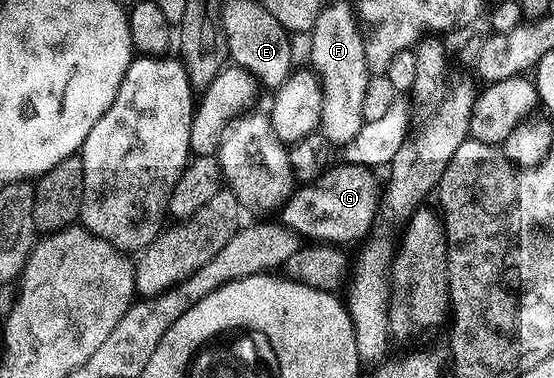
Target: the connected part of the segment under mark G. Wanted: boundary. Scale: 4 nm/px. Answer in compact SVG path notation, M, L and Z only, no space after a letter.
M346 163L338 166L329 167L316 181L293 191L278 212L283 227L301 238L309 236L309 241L331 242L337 246L348 246L351 240L363 241L373 231L372 219L377 219L382 199L381 185L376 185L372 177L375 176L373 169Z

